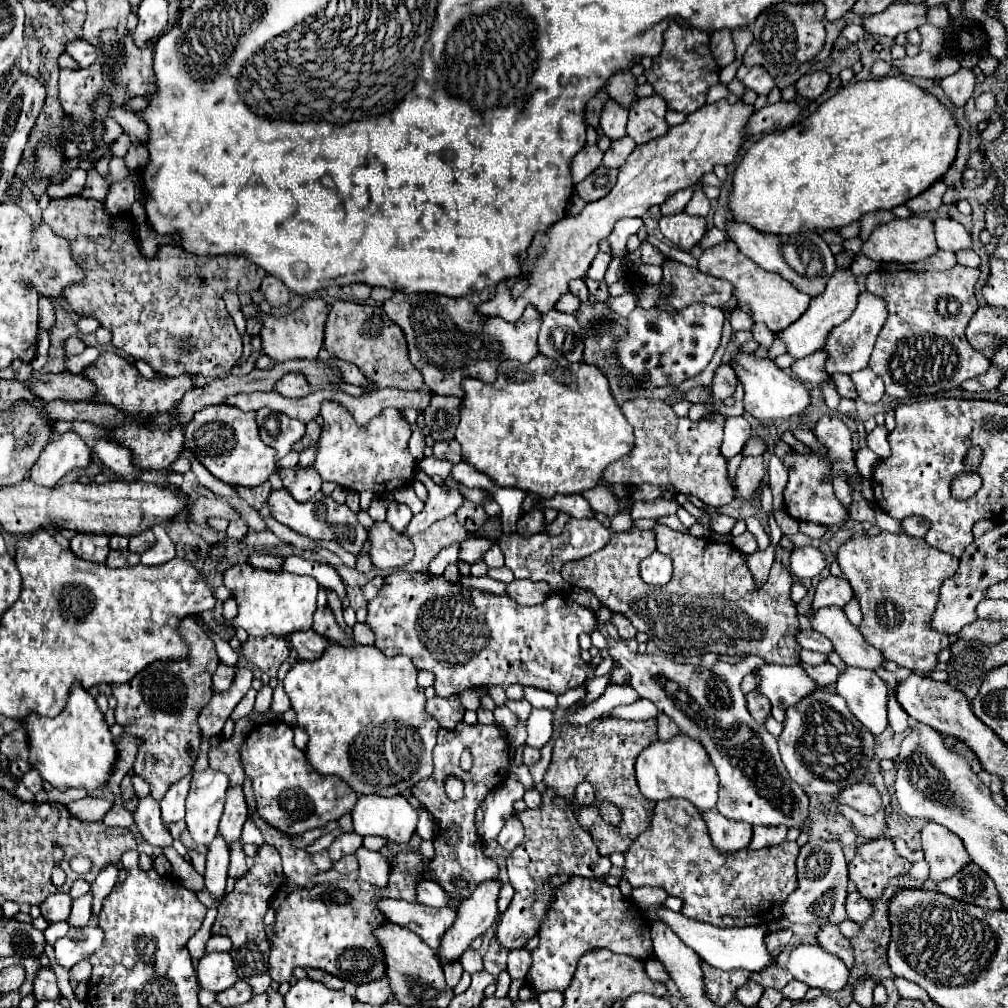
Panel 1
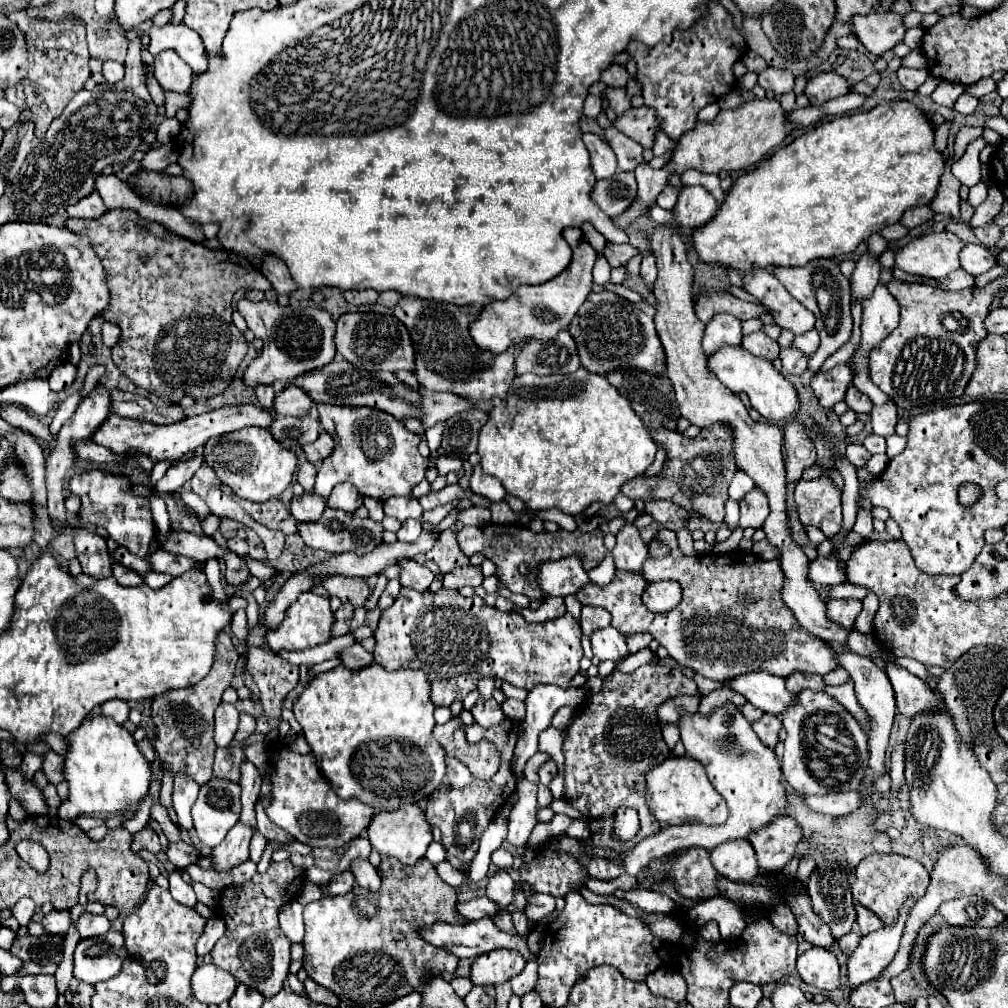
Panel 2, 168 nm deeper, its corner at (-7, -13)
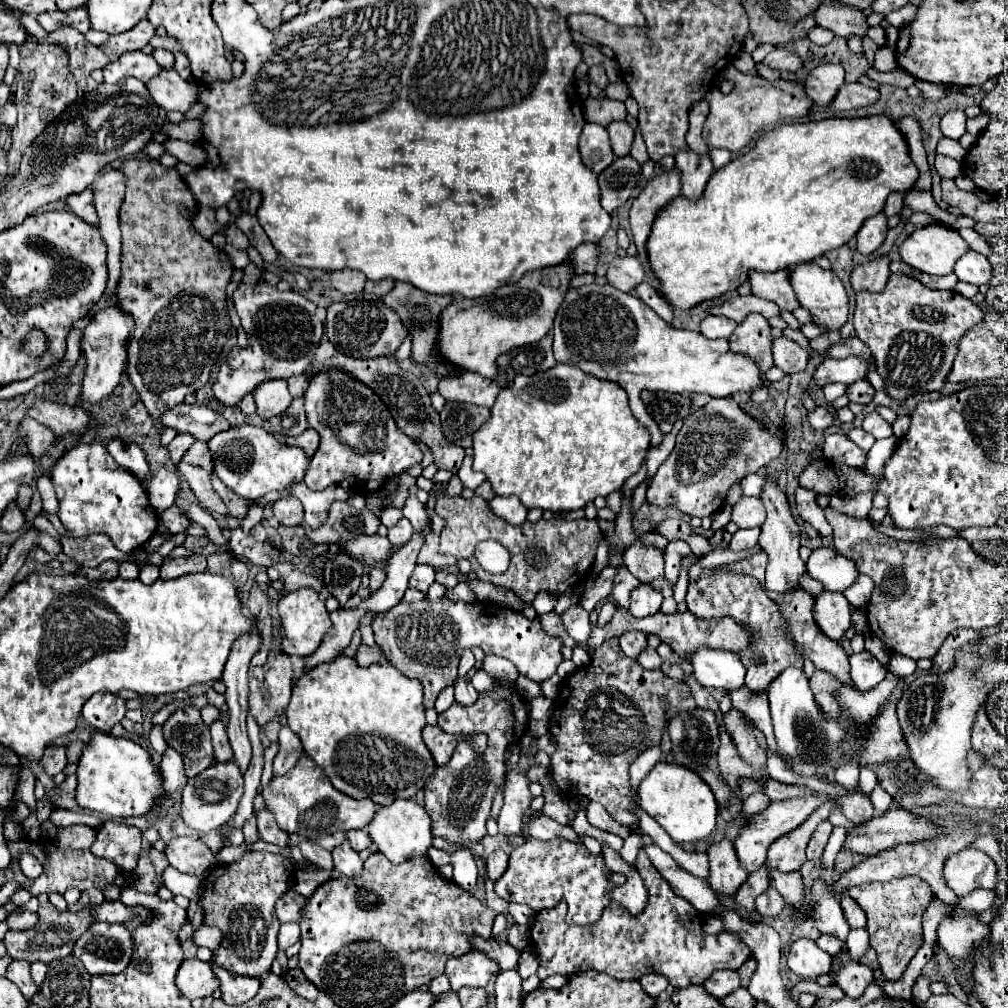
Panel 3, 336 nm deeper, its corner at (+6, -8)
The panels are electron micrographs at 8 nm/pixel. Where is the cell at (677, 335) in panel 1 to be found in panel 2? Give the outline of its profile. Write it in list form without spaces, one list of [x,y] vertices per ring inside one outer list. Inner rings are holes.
[[[720,313],[706,325],[702,347],[704,347],[706,355],[710,355],[710,353],[718,351],[722,345],[740,345],[740,341],[742,341],[740,319]]]

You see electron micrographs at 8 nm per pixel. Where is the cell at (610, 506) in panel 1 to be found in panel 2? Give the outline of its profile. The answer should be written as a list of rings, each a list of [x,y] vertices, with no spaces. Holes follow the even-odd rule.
[[[626,523],[622,531],[616,535],[616,547],[612,551],[612,557],[616,561],[616,569],[622,569],[622,571],[642,569],[648,557],[648,547],[640,539],[638,529],[632,523]]]

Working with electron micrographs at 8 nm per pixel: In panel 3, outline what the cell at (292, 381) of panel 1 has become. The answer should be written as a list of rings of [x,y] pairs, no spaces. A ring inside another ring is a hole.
[[[269,380],[257,386],[255,402],[257,402],[257,414],[261,418],[271,418],[285,412],[293,402],[293,396],[289,394],[285,380]]]

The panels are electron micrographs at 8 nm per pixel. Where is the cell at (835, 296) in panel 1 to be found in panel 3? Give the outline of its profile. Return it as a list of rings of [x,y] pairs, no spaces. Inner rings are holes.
[[[883,214],[869,218],[857,232],[857,252],[869,256],[883,244],[885,234],[887,234],[887,218]]]

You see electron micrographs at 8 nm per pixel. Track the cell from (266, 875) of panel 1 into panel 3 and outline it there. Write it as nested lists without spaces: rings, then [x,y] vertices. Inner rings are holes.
[[[261,850],[243,854],[243,858],[233,864],[217,864],[207,874],[201,896],[203,922],[223,934],[223,942],[213,950],[213,964],[229,970],[231,974],[249,978],[263,978],[263,974],[271,970],[281,924],[273,906],[279,896],[287,892],[293,872],[295,862],[291,858]]]

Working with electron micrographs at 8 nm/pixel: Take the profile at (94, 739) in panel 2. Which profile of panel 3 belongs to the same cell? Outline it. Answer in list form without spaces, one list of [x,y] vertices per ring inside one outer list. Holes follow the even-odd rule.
[[[91,732],[91,740],[81,750],[77,762],[75,800],[81,808],[107,814],[113,818],[147,814],[155,798],[163,794],[161,776],[149,754],[129,738],[117,738],[105,732]]]

